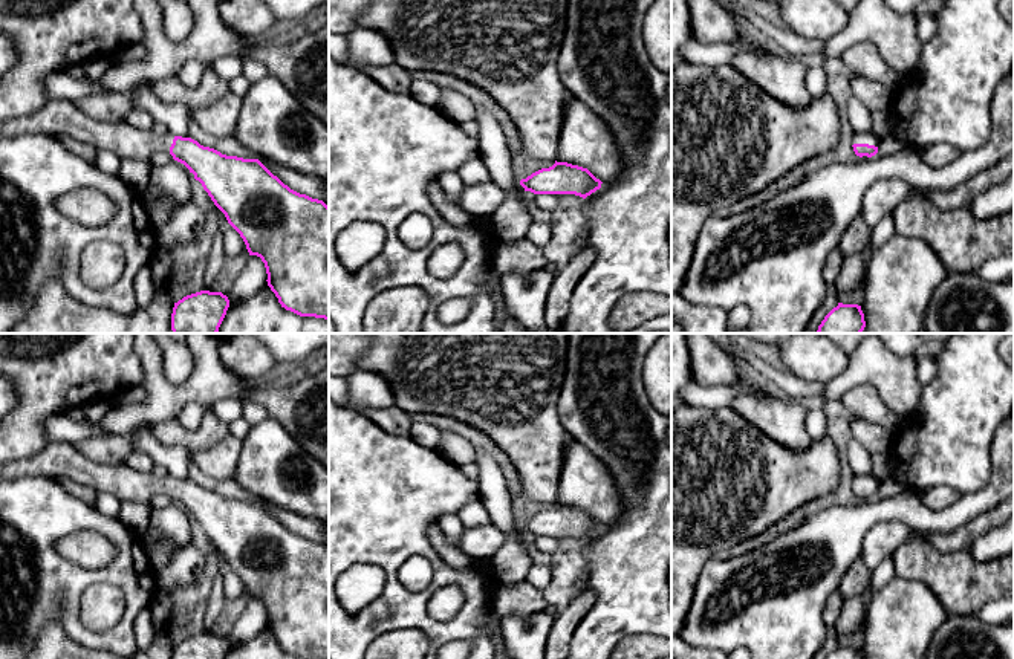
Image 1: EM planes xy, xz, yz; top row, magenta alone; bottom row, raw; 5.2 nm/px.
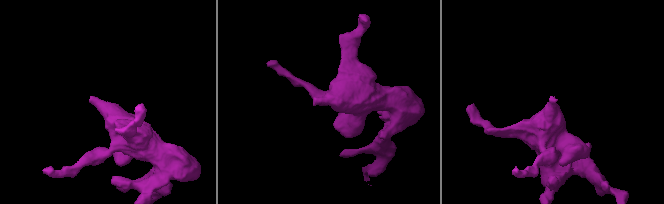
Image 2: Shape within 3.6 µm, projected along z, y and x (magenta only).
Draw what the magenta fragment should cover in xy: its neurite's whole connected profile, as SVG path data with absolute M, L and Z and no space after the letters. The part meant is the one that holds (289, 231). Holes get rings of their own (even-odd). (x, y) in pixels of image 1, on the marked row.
M52 99L43 109L0 122L0 138L21 135L70 136L98 150L113 151L119 159L138 159L151 165L156 153L171 154L199 180L228 223L243 239L249 255L262 258L268 286L286 310L300 317L329 321L329 206L284 185L258 159L226 156L191 138L167 131L141 130L127 121L101 122L89 118L72 102Z

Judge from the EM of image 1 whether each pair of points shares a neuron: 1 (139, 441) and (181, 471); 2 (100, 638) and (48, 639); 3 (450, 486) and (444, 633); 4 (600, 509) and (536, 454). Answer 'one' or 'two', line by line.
1: one
2: two
3: one
4: two

